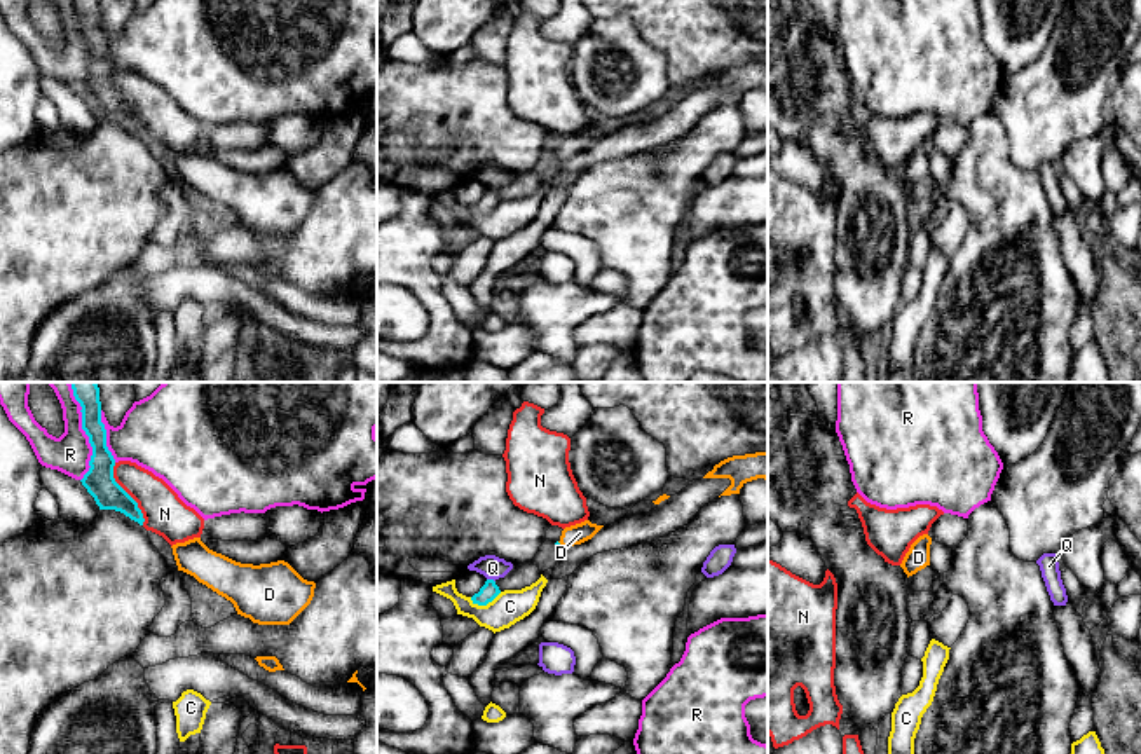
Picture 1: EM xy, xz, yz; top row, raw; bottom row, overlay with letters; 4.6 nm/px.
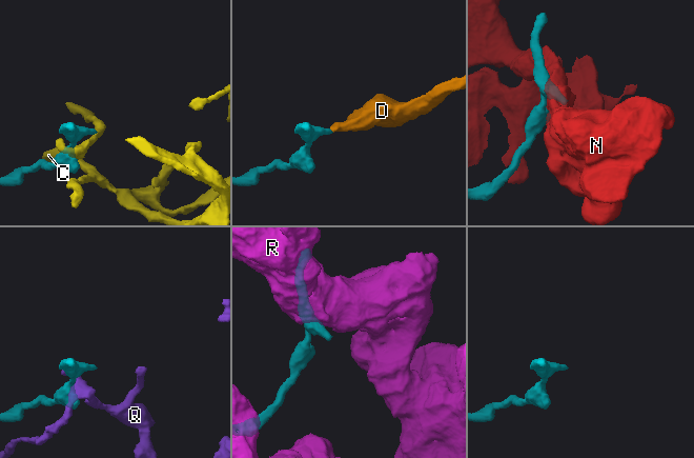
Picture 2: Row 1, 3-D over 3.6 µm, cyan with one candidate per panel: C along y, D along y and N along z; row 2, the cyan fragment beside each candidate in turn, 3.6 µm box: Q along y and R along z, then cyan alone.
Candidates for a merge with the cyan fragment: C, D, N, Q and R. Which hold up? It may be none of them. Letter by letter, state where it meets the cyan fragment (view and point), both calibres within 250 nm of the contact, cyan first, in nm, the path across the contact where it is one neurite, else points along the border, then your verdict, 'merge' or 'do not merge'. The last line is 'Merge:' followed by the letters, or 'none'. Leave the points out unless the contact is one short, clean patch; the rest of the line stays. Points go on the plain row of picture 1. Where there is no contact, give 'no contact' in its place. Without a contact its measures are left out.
C: contact xz (485, 213); calibres 80 and 160 nm; border xz (501, 201), (485, 213), (475, 213), (470, 208); do not merge
D: contact xz (560, 154); calibres 20 and 90 nm; way xz (557, 152), (560, 154), (580, 142); merge
N: contact xy (128, 103); calibres 140 and 200 nm; do not merge
Q: contact xz (491, 189); calibres 80 and 110 nm; border xz (487, 187), (494, 191); do not merge
R: contact xy (88, 44); calibres 140 and 190 nm; do not merge
Merge: D

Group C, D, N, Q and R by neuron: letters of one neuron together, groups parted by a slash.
C / D / N / Q / R

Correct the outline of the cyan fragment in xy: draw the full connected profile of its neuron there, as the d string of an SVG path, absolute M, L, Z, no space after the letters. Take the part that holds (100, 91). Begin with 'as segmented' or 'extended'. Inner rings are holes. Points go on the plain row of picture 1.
as segmented; M73 0L82 16L82 38L89 45L92 65L89 80L80 89L94 106L99 119L115 119L143 134L145 127L138 112L115 91L115 68L106 56L106 38L101 31L99 0Z

